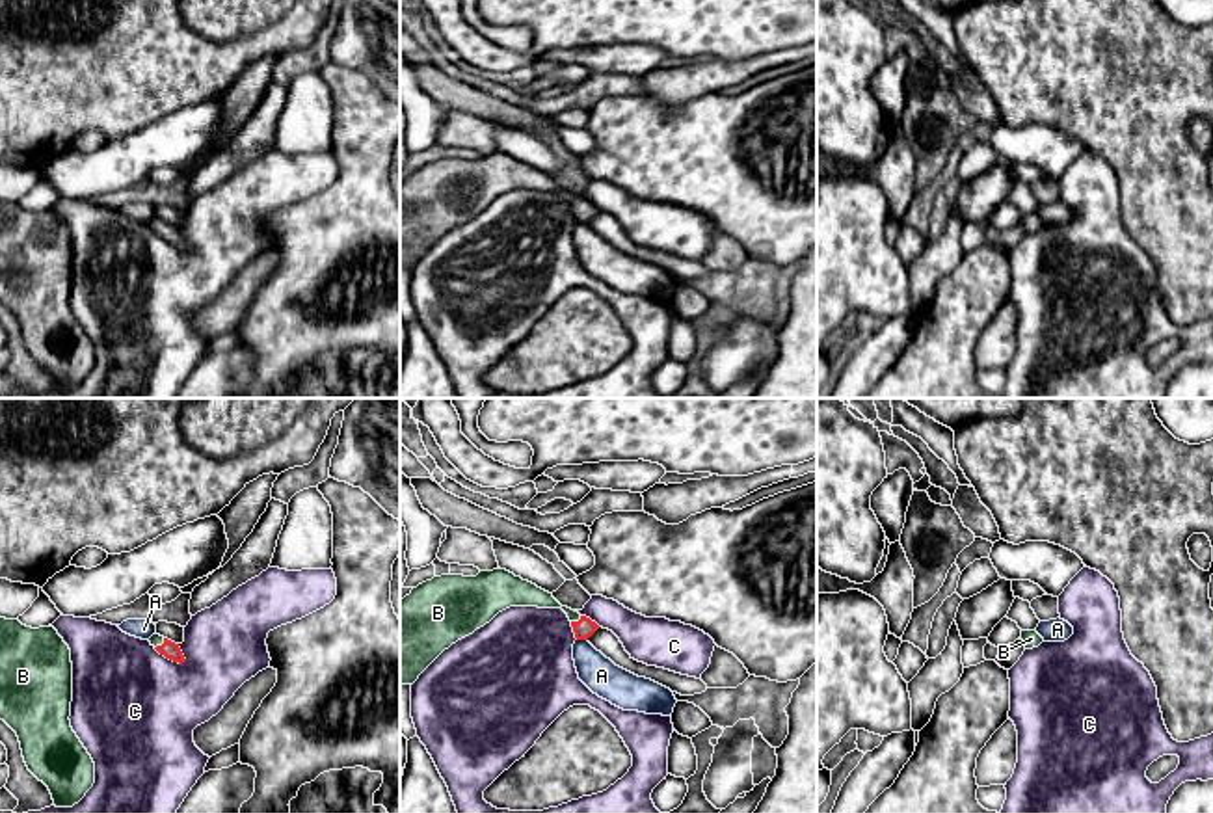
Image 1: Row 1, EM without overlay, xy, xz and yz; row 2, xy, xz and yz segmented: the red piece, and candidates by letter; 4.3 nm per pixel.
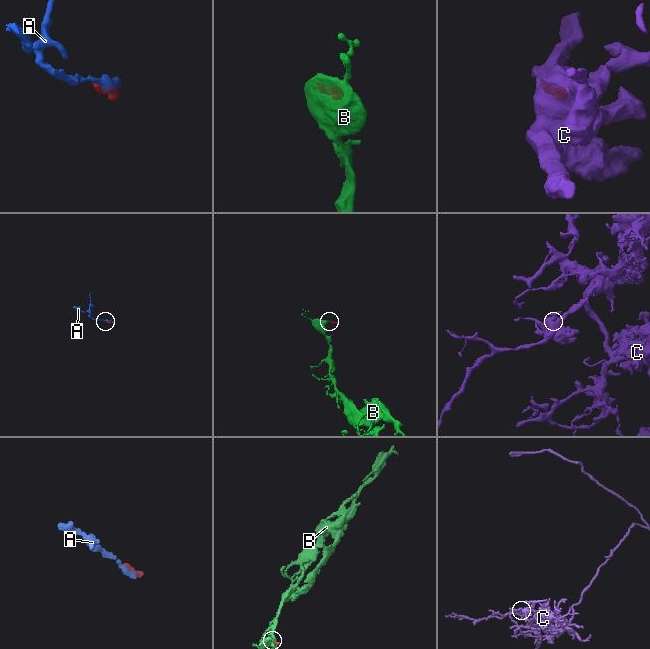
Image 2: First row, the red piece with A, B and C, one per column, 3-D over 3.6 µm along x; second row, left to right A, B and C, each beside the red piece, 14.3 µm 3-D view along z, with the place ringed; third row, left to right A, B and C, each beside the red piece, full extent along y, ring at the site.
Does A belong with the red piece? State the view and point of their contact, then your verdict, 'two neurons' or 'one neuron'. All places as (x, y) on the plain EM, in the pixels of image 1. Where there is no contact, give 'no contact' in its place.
meets red in xz at (583, 222); two neurons

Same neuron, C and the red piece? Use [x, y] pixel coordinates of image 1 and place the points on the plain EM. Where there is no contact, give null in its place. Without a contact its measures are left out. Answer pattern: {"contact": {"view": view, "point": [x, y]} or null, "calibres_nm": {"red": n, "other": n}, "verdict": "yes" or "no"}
{"contact": {"view": "xy", "point": [170, 242]}, "calibres_nm": {"red": 80, "other": 500}, "verdict": "no"}

